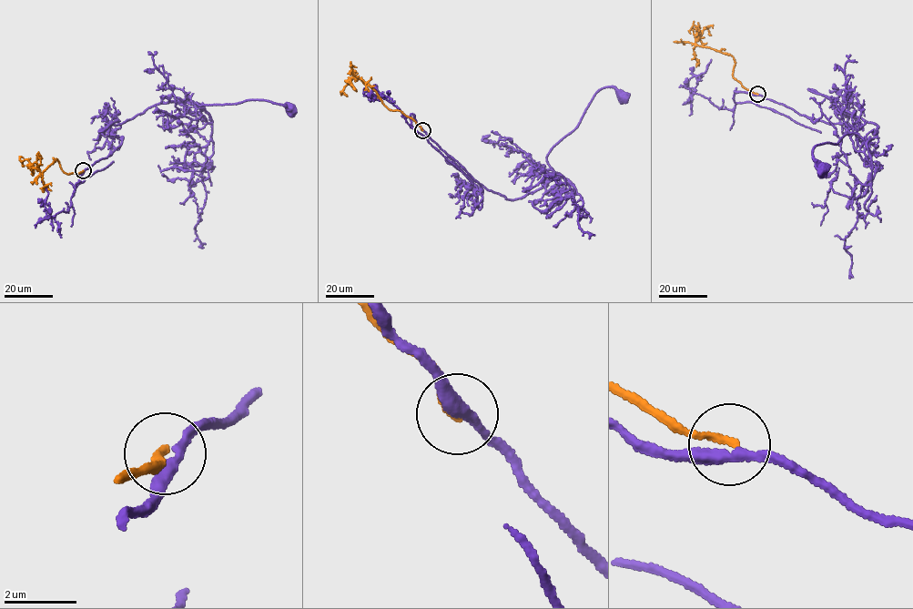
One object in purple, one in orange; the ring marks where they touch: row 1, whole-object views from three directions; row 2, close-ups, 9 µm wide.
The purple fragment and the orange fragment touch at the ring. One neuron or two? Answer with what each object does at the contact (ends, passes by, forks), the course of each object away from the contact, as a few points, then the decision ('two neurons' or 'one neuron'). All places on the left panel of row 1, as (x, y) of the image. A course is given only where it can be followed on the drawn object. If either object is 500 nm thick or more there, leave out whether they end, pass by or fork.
purple passes by; orange ends there; purple runs (84, 170), (121, 143), (114, 134), (120, 124), (113, 122), (151, 106), (265, 100), (290, 109); orange runs (83, 170), (66, 174), (56, 159), (41, 173), (26, 160), (20, 161), (20, 157), (23, 157); one neuron

